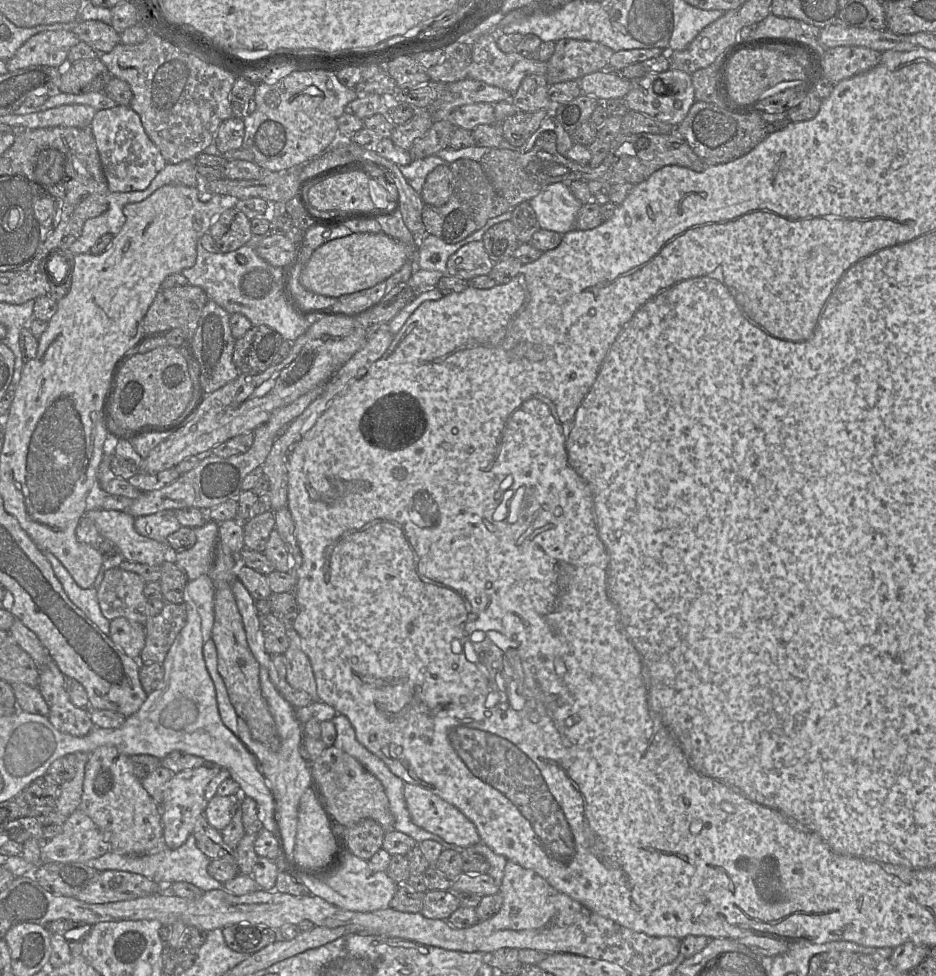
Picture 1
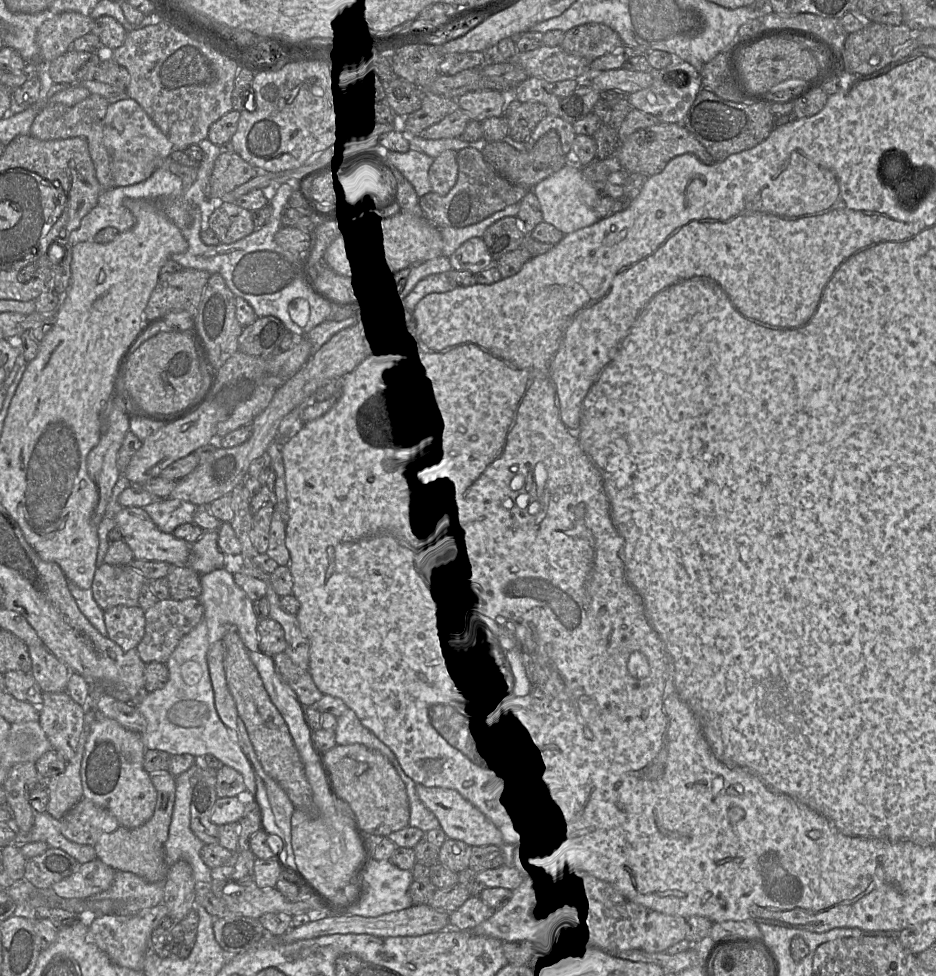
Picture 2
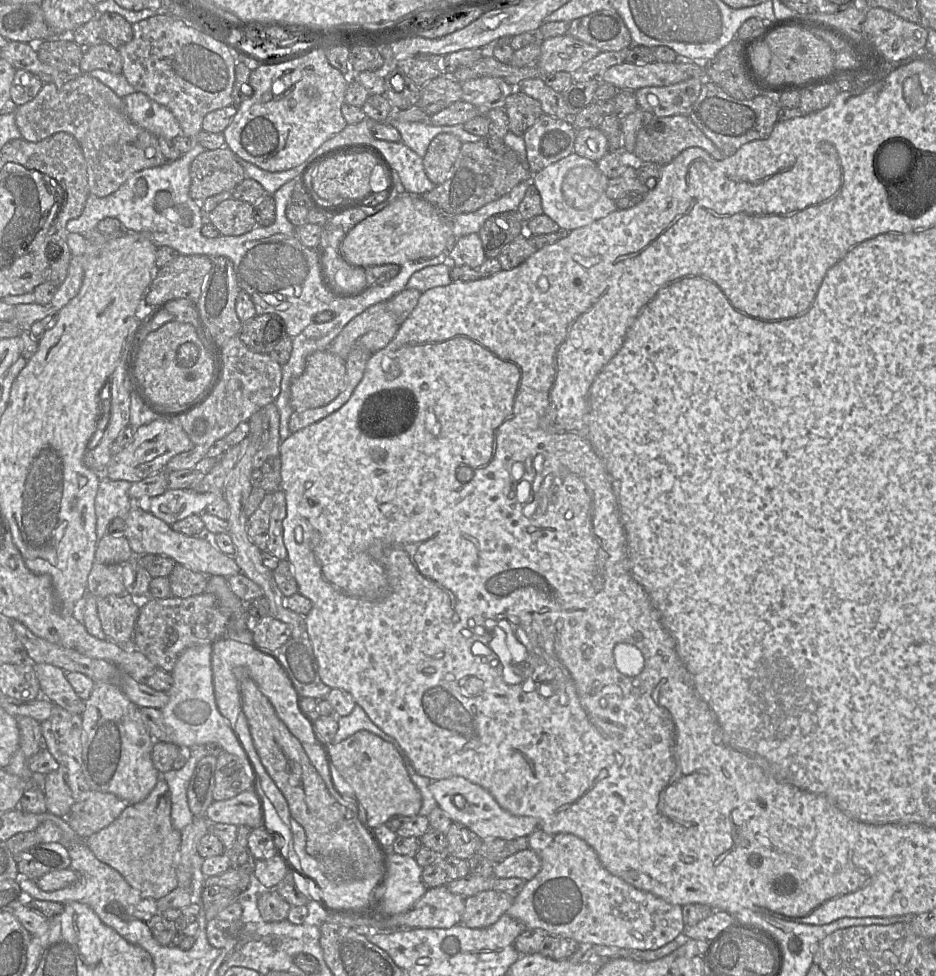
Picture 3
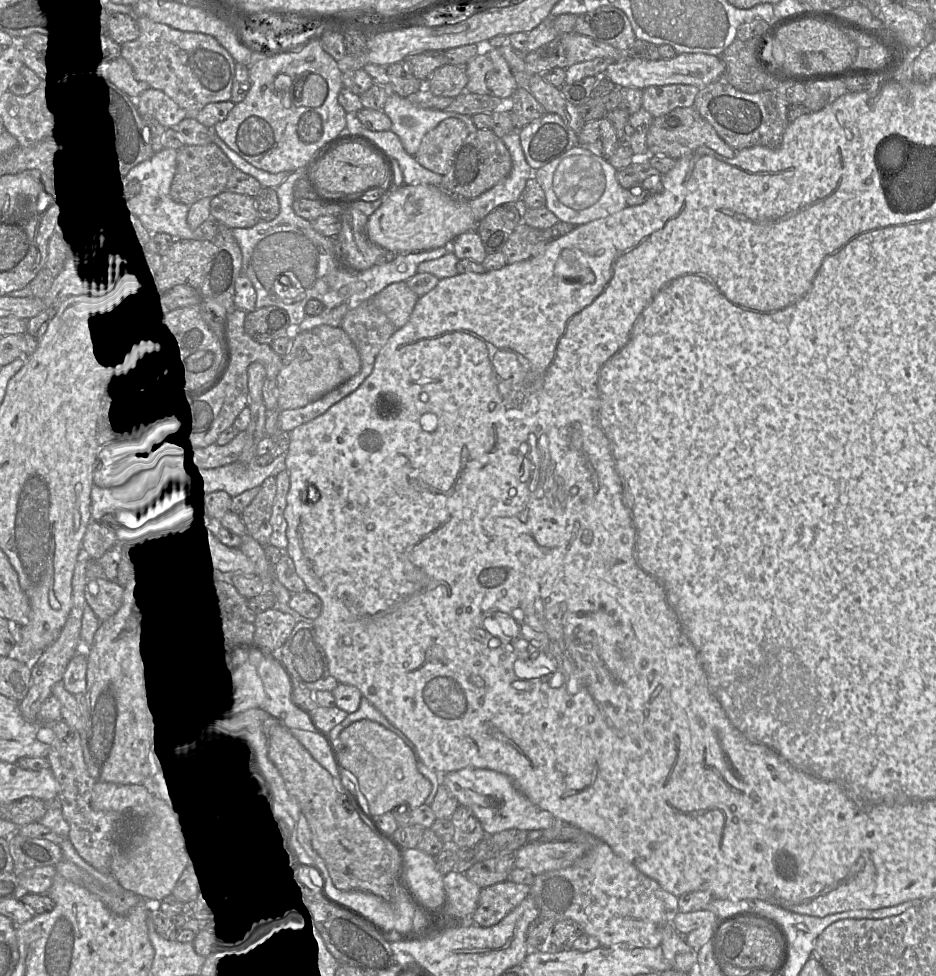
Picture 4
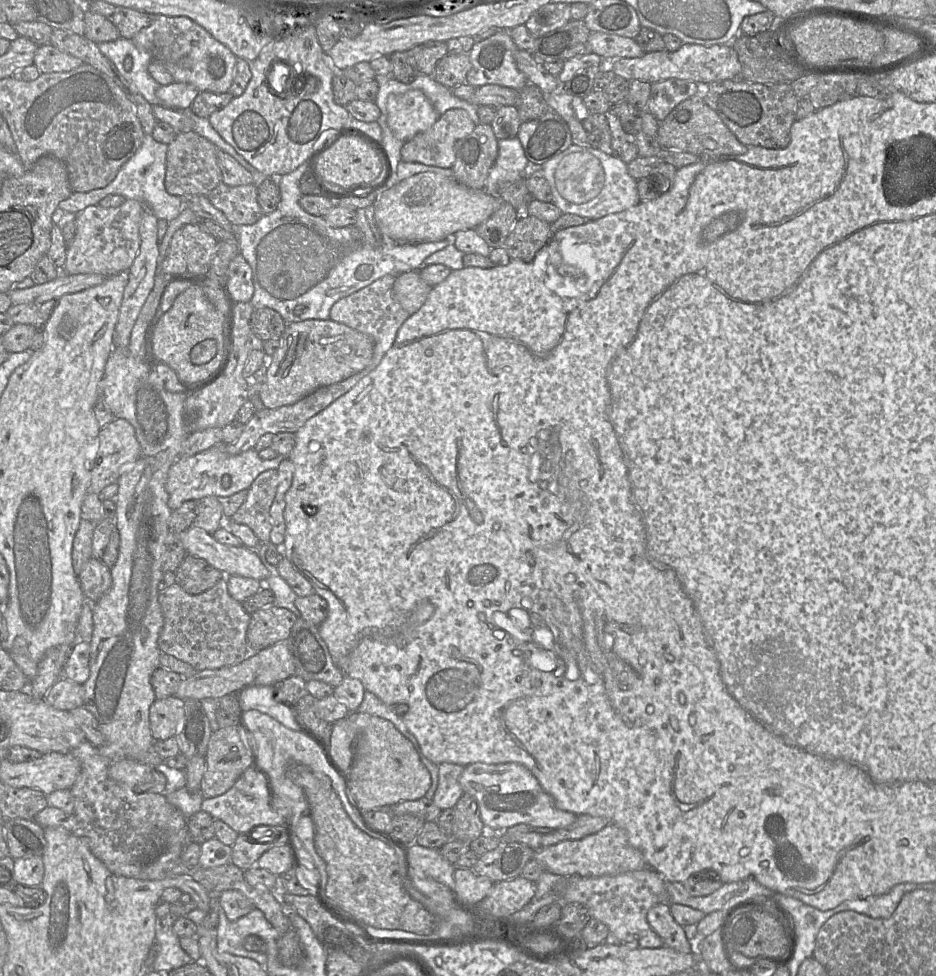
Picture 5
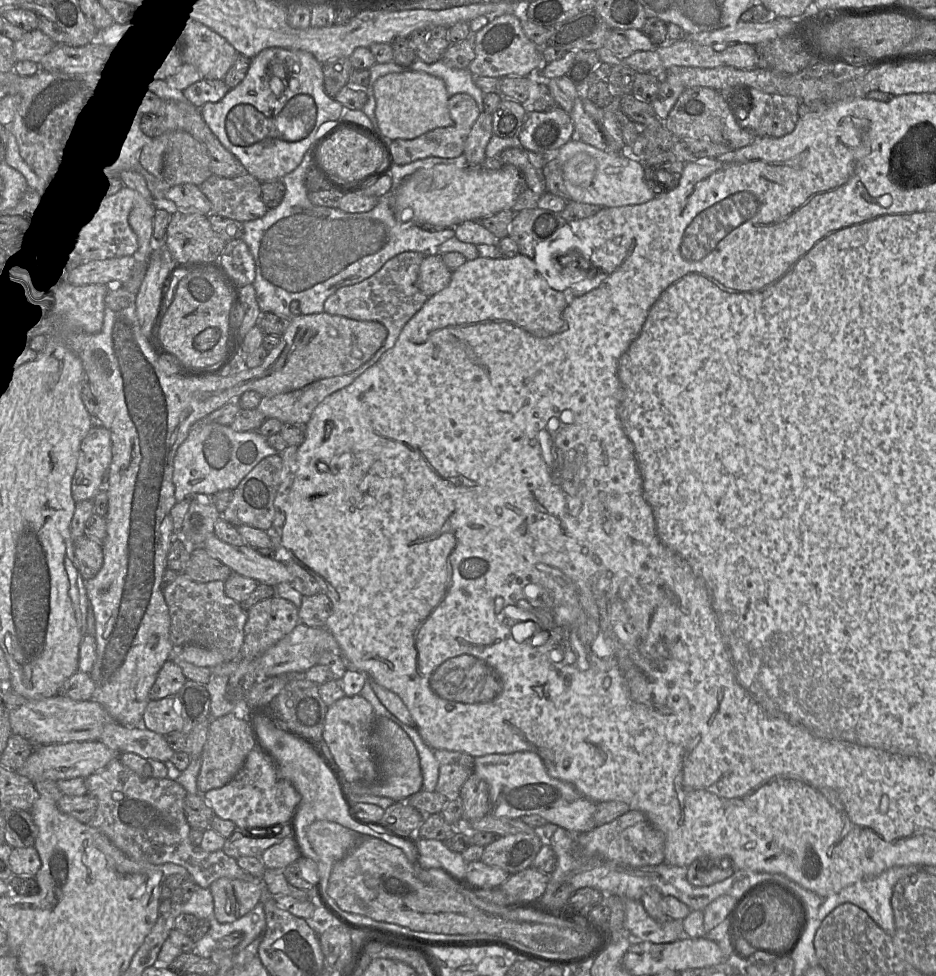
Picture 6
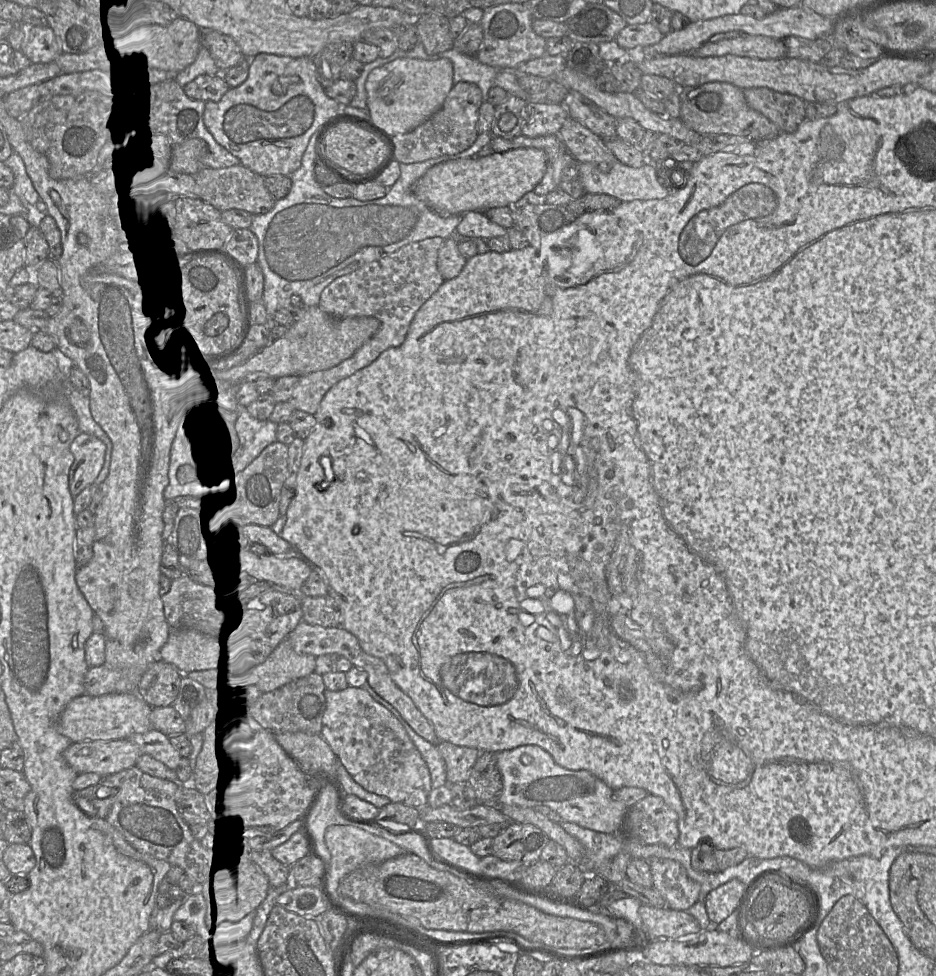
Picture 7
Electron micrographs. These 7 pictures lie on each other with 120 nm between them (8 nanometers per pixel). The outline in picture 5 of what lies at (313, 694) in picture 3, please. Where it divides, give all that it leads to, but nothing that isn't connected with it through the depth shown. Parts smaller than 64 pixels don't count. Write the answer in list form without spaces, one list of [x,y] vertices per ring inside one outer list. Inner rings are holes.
[[[298,617],[289,638],[289,648],[295,664],[295,675],[306,682],[319,680],[337,687],[344,674],[335,665],[325,641],[318,632],[318,626]]]

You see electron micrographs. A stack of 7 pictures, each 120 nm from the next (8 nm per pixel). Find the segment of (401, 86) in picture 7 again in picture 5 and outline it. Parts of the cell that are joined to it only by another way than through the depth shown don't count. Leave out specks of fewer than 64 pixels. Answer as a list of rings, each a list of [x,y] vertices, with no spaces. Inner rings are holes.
[[[419,89],[390,94],[387,98],[387,125],[402,142],[429,129],[439,114],[425,94]]]

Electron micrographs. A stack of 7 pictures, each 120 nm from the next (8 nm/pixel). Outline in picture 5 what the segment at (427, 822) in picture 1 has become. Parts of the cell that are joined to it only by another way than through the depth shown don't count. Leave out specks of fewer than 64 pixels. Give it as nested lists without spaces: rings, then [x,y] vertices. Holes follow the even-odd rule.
[[[472,763],[464,767],[459,782],[463,793],[476,801],[480,818],[489,832],[503,832],[519,824],[532,828],[561,829],[571,825],[577,818],[571,812],[557,809],[552,797],[544,791],[535,776],[516,763]]]

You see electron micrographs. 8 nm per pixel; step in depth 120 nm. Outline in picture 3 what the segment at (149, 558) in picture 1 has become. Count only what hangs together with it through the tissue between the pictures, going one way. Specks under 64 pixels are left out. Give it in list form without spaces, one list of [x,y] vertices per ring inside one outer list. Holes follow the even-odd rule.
[[[133,506],[124,520],[125,530],[123,535],[127,538],[135,557],[147,554],[166,556],[175,563],[208,577],[219,575],[228,579],[241,573],[234,557],[221,552],[210,537],[187,536],[176,532],[172,530],[170,525],[138,506]]]

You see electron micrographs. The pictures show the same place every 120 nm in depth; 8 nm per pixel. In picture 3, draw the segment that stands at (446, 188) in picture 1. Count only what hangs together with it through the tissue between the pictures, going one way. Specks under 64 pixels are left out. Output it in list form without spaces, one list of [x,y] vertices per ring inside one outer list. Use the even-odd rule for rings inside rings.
[[[440,133],[431,140],[423,157],[423,166],[427,177],[436,186],[451,176],[462,144],[461,140],[451,133]]]

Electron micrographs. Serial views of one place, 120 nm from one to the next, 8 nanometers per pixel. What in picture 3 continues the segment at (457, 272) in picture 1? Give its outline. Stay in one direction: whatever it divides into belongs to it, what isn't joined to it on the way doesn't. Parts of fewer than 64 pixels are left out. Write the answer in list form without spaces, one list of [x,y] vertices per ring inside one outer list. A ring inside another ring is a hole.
[[[471,233],[456,239],[447,252],[447,259],[451,266],[479,268],[486,259],[479,235]]]

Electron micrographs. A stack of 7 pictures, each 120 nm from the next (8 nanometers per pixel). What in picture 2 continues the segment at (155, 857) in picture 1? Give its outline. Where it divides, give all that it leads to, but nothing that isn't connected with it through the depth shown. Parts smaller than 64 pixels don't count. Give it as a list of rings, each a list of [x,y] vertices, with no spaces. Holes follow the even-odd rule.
[[[200,761],[194,764],[187,771],[175,777],[176,795],[172,820],[169,828],[169,837],[164,844],[165,862],[168,867],[171,867],[176,862],[184,860],[188,862],[193,870],[193,876],[197,883],[211,884],[213,878],[211,869],[204,863],[201,857],[201,850],[204,846],[203,842],[197,838],[191,829],[191,812],[190,804],[192,798],[192,790],[197,783],[197,772],[203,769]]]

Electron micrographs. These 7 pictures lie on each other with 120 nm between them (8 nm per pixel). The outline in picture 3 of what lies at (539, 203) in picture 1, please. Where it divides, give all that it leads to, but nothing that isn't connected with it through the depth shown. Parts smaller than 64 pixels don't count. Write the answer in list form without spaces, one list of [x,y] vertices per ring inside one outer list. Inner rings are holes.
[[[576,153],[533,173],[531,180],[541,196],[543,214],[558,224],[559,231],[566,233],[590,225],[617,210],[616,202],[606,194],[608,182],[596,162]]]

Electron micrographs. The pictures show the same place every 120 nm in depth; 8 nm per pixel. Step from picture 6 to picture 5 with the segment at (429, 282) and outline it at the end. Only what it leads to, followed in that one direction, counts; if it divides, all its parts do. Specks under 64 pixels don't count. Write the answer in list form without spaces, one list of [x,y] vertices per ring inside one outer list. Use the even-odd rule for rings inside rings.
[[[413,270],[396,277],[393,296],[401,307],[412,316],[424,304],[432,288],[422,280],[419,270]]]

